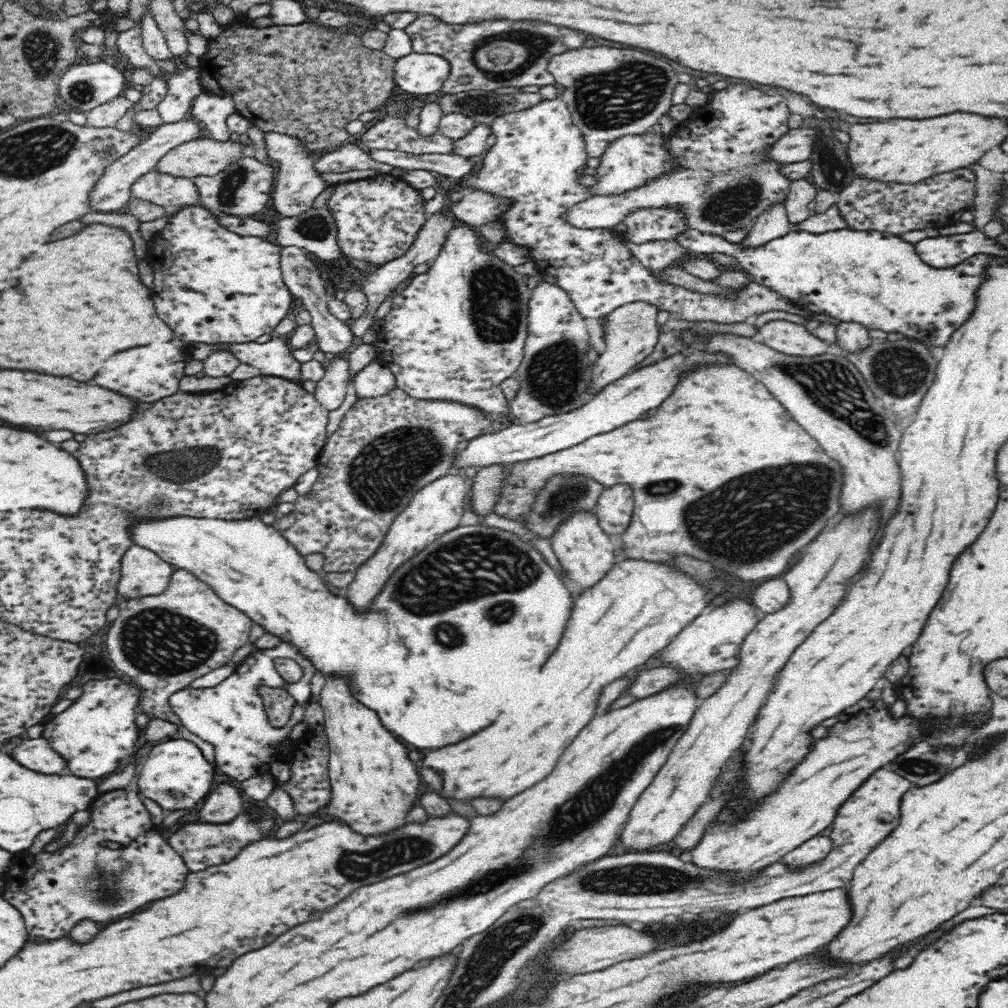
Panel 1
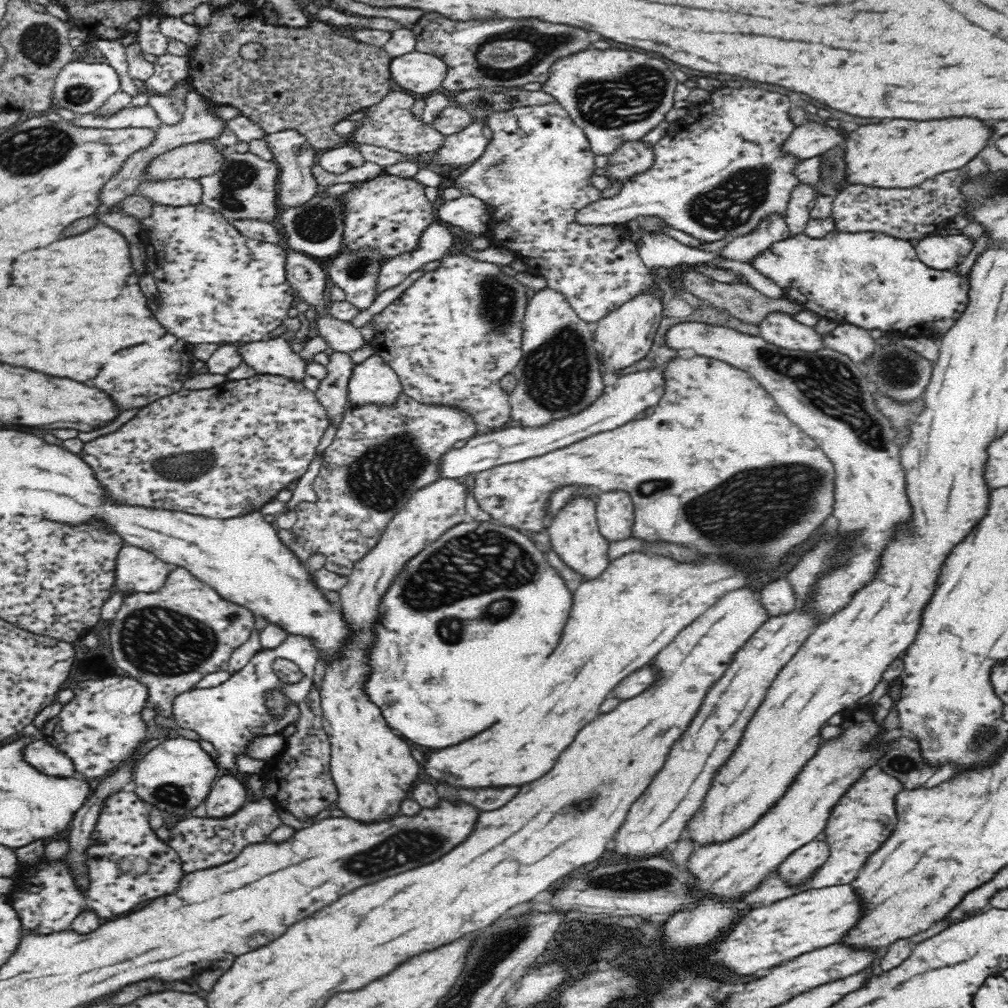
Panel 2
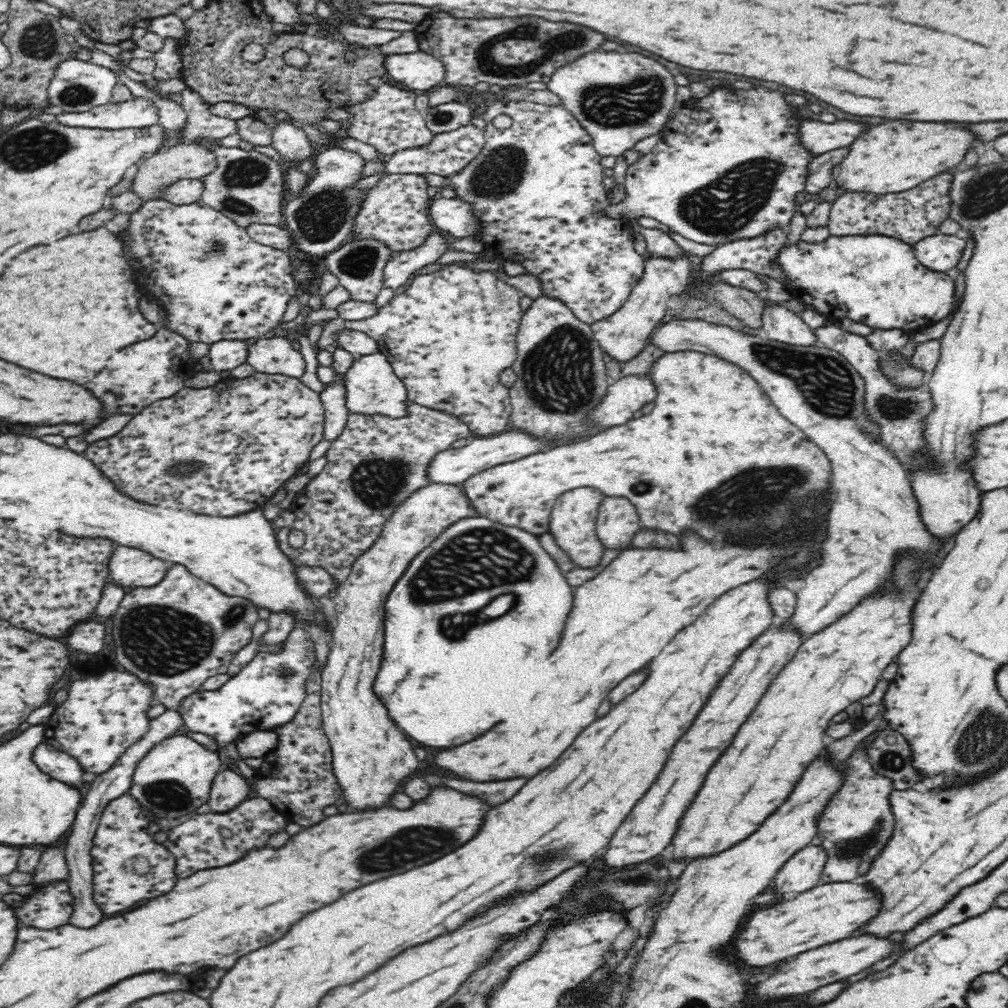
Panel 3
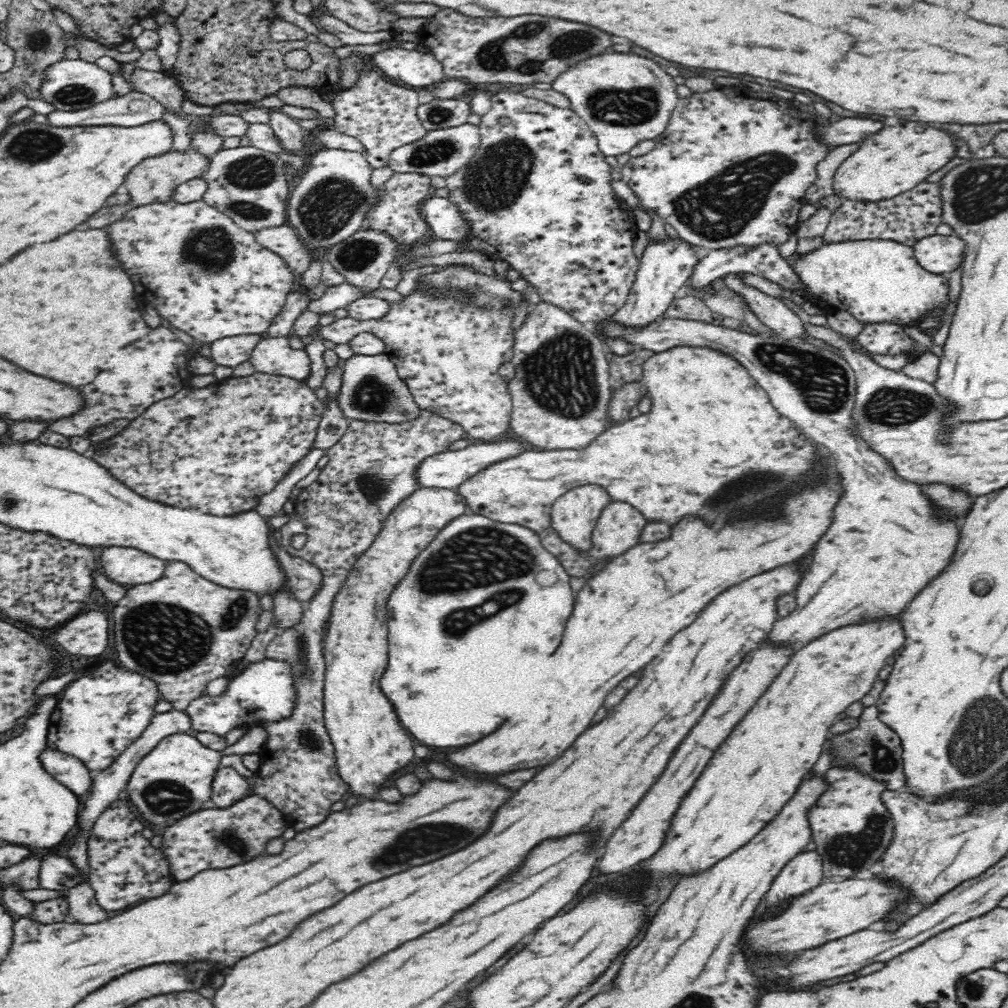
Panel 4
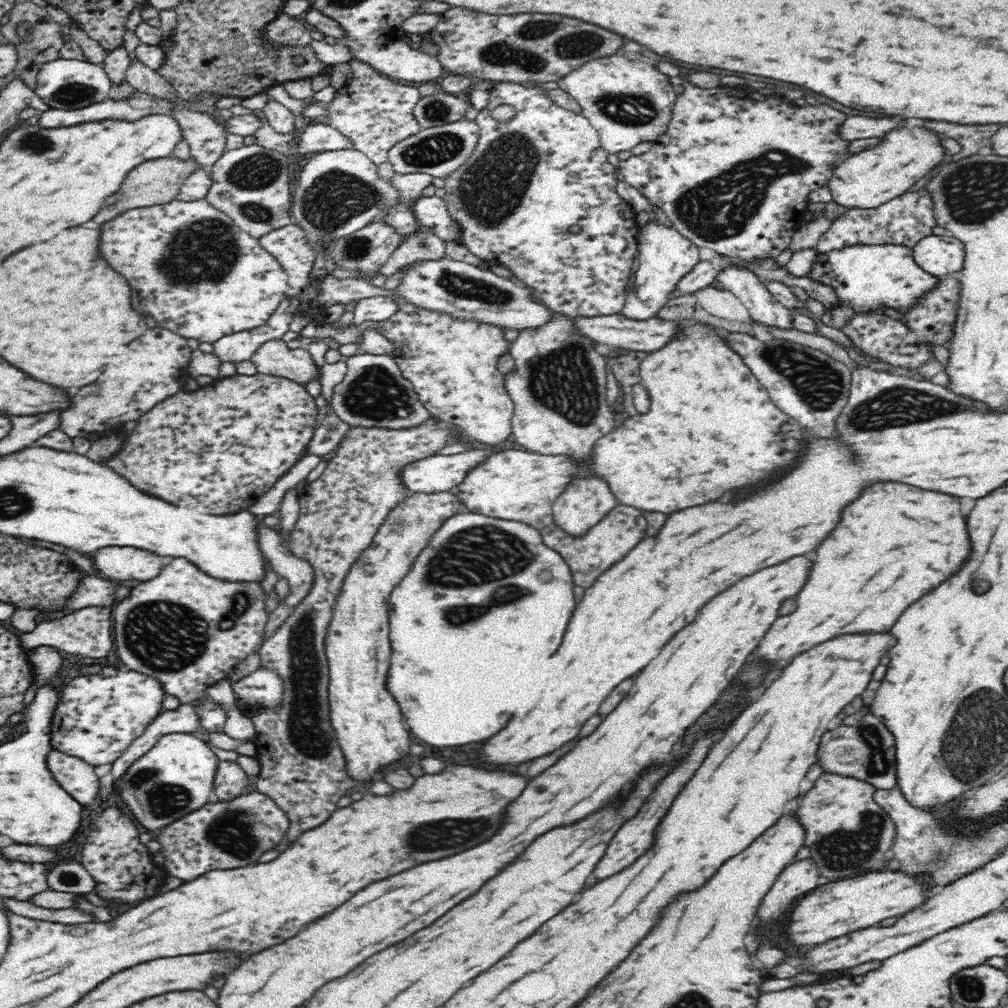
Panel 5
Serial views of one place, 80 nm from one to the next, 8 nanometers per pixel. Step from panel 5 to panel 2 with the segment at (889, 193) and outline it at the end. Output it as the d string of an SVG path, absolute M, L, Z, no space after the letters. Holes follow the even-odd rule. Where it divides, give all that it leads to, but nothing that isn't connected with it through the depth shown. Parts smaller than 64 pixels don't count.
M942 118L928 122L906 122L890 120L886 124L866 124L849 134L846 140L846 170L843 179L848 185L866 185L874 188L912 188L925 180L946 171L966 166L992 138L992 130L976 118Z

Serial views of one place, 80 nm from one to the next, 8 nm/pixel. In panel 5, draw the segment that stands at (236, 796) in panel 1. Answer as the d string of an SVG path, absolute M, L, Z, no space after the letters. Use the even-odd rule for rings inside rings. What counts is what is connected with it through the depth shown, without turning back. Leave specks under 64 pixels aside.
M221 756L213 786L218 800L230 800L244 794L248 777L236 759L229 760L228 757Z

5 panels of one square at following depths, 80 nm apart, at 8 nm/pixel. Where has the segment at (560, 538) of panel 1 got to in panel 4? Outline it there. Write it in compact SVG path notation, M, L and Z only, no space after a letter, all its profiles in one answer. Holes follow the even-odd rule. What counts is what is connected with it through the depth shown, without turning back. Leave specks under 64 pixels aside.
M582 484L576 486L572 490L568 490L560 498L555 500L555 504L551 509L551 527L567 542L578 550L580 558L586 548L592 546L590 536L592 530L596 526L598 517L602 514L602 510L606 509L608 504L612 504L614 500L607 490L599 484Z

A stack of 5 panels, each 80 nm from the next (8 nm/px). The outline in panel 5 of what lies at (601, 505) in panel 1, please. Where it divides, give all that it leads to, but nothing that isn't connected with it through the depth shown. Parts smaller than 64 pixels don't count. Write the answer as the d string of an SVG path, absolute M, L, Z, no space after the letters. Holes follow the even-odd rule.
M622 505L612 509L596 526L591 526L578 539L568 534L555 522L541 528L543 541L552 550L558 551L570 567L575 586L589 589L597 578L613 564L620 562L644 537L647 520L640 509Z

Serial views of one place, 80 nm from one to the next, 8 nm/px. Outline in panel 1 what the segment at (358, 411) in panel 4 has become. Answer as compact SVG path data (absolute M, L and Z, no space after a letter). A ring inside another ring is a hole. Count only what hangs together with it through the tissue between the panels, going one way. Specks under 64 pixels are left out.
M376 357L356 373L351 383L354 385L357 400L383 397L397 387L394 373L380 364Z

